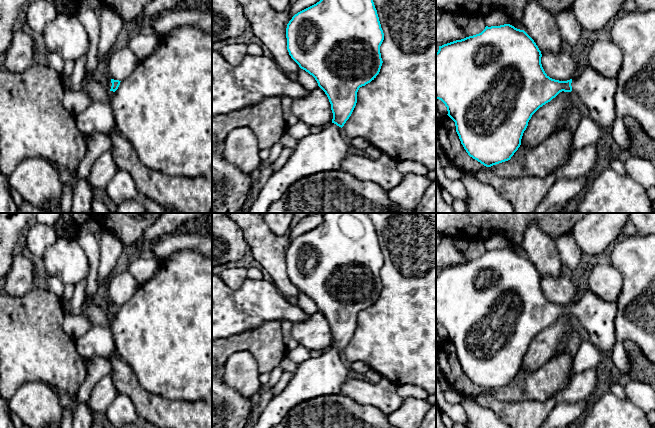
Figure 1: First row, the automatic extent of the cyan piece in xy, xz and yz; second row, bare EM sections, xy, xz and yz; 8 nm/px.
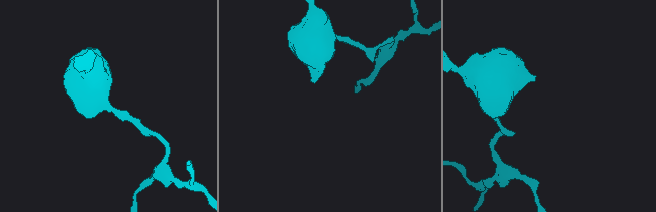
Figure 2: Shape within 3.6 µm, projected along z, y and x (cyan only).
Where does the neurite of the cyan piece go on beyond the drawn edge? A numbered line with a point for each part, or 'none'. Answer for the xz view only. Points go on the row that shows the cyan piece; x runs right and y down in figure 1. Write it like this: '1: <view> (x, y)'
1: xz (324, 151)

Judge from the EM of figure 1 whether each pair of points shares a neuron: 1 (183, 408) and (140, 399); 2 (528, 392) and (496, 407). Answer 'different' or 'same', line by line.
1: same
2: different

